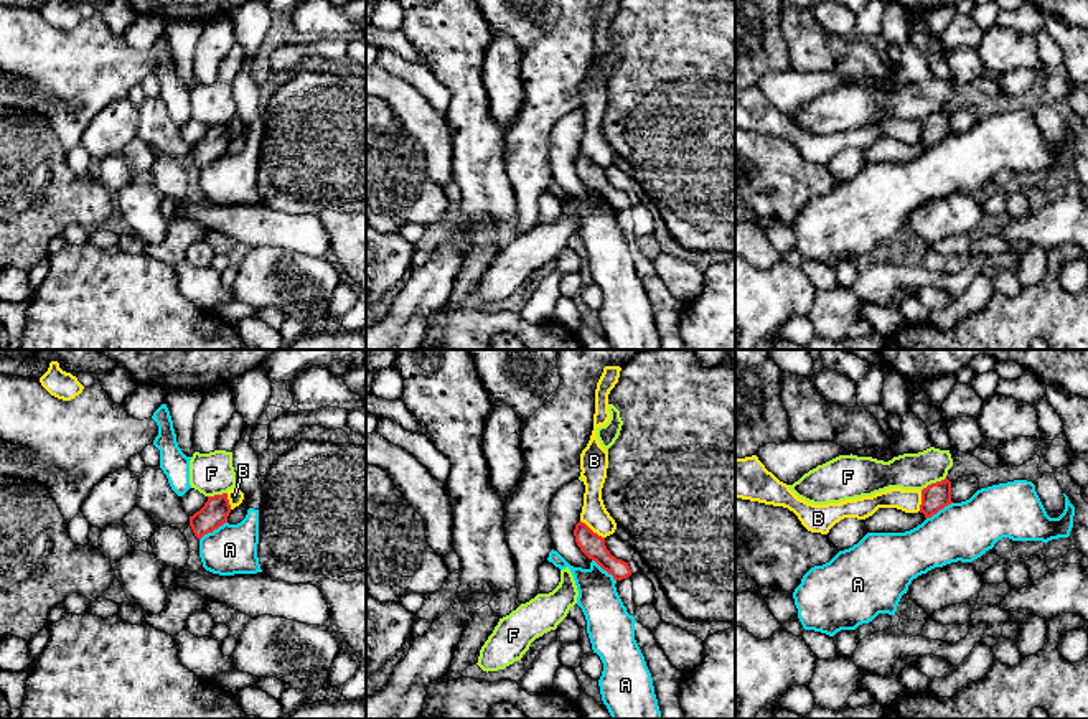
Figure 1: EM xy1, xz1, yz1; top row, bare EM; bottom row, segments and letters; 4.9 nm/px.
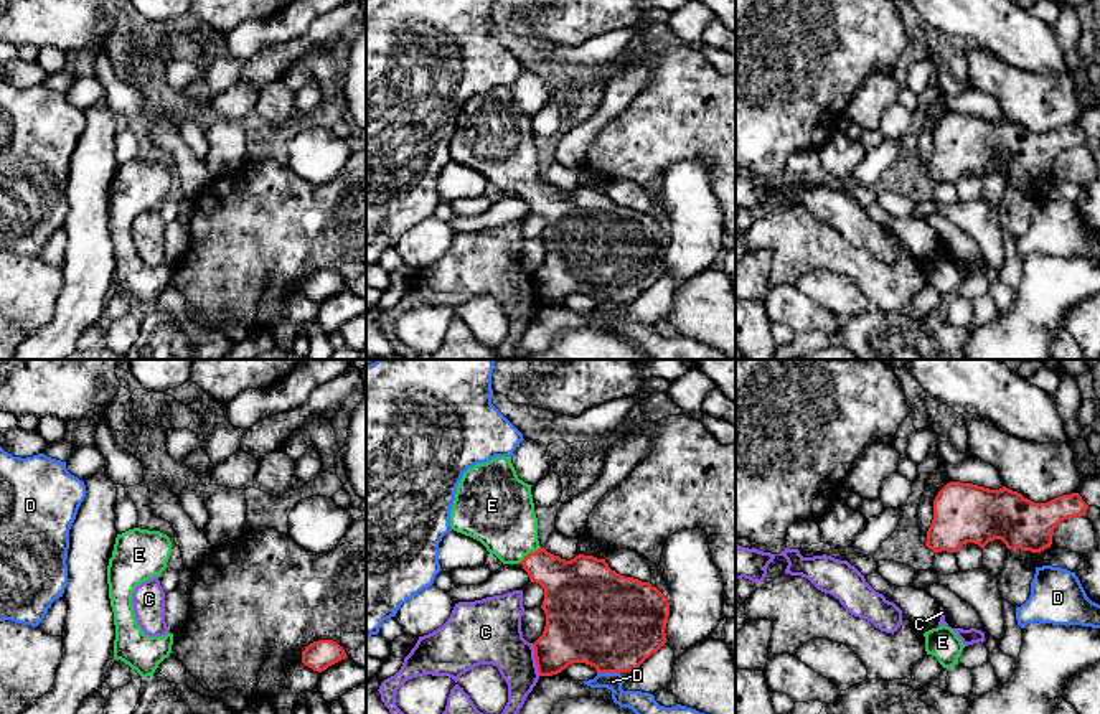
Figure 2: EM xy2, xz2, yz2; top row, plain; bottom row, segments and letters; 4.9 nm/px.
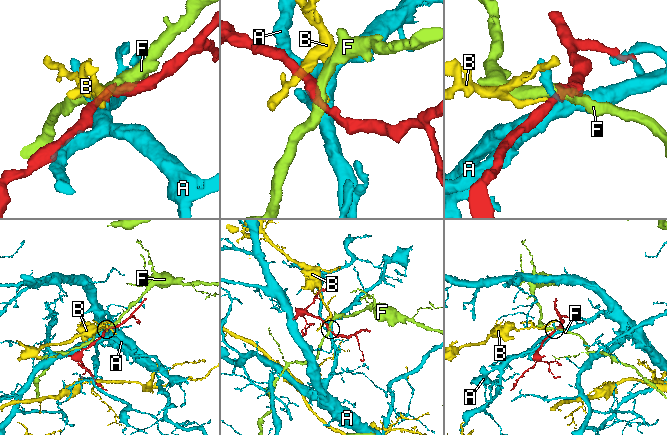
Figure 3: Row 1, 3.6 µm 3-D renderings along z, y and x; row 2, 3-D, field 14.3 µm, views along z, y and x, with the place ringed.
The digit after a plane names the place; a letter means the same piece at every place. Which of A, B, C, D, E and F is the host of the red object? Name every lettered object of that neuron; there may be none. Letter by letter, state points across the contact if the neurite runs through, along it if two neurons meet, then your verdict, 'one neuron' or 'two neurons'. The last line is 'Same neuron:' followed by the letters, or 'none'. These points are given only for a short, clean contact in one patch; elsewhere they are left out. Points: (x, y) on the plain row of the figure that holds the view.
A: two neurons
B: border along xz1 (581, 150), (604, 169); two neurons
C: two neurons
D: two neurons
E: runs through xz2 (569, 216), (530, 183), (510, 164), (500, 144); one neuron
F: border along yz1 (945, 108), (922, 121); two neurons
Same neuron: E

